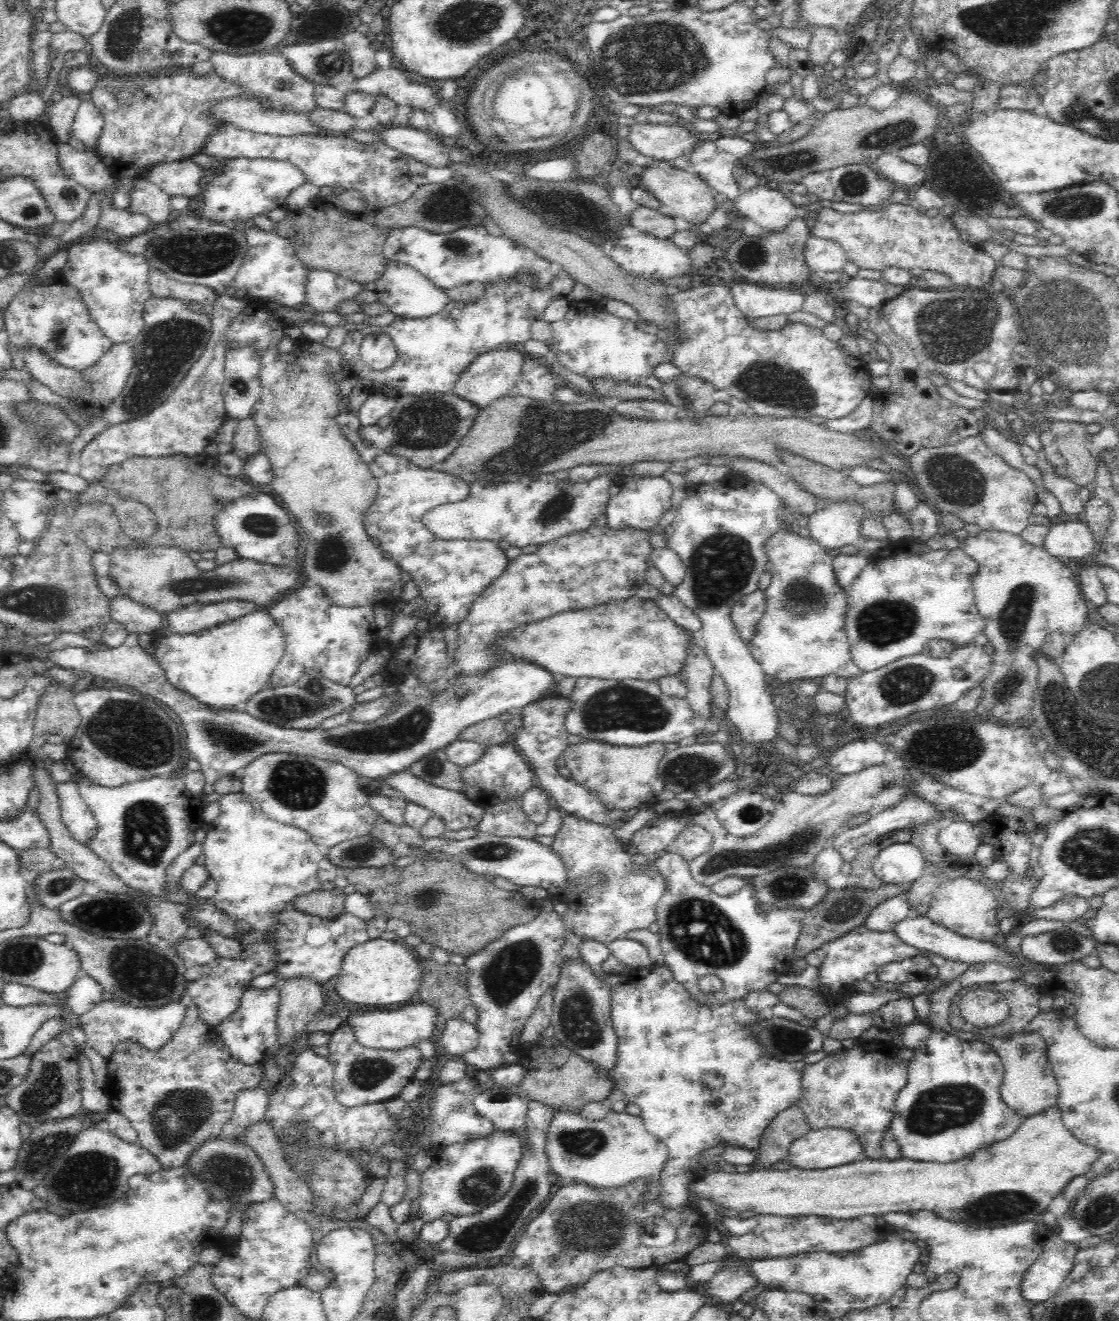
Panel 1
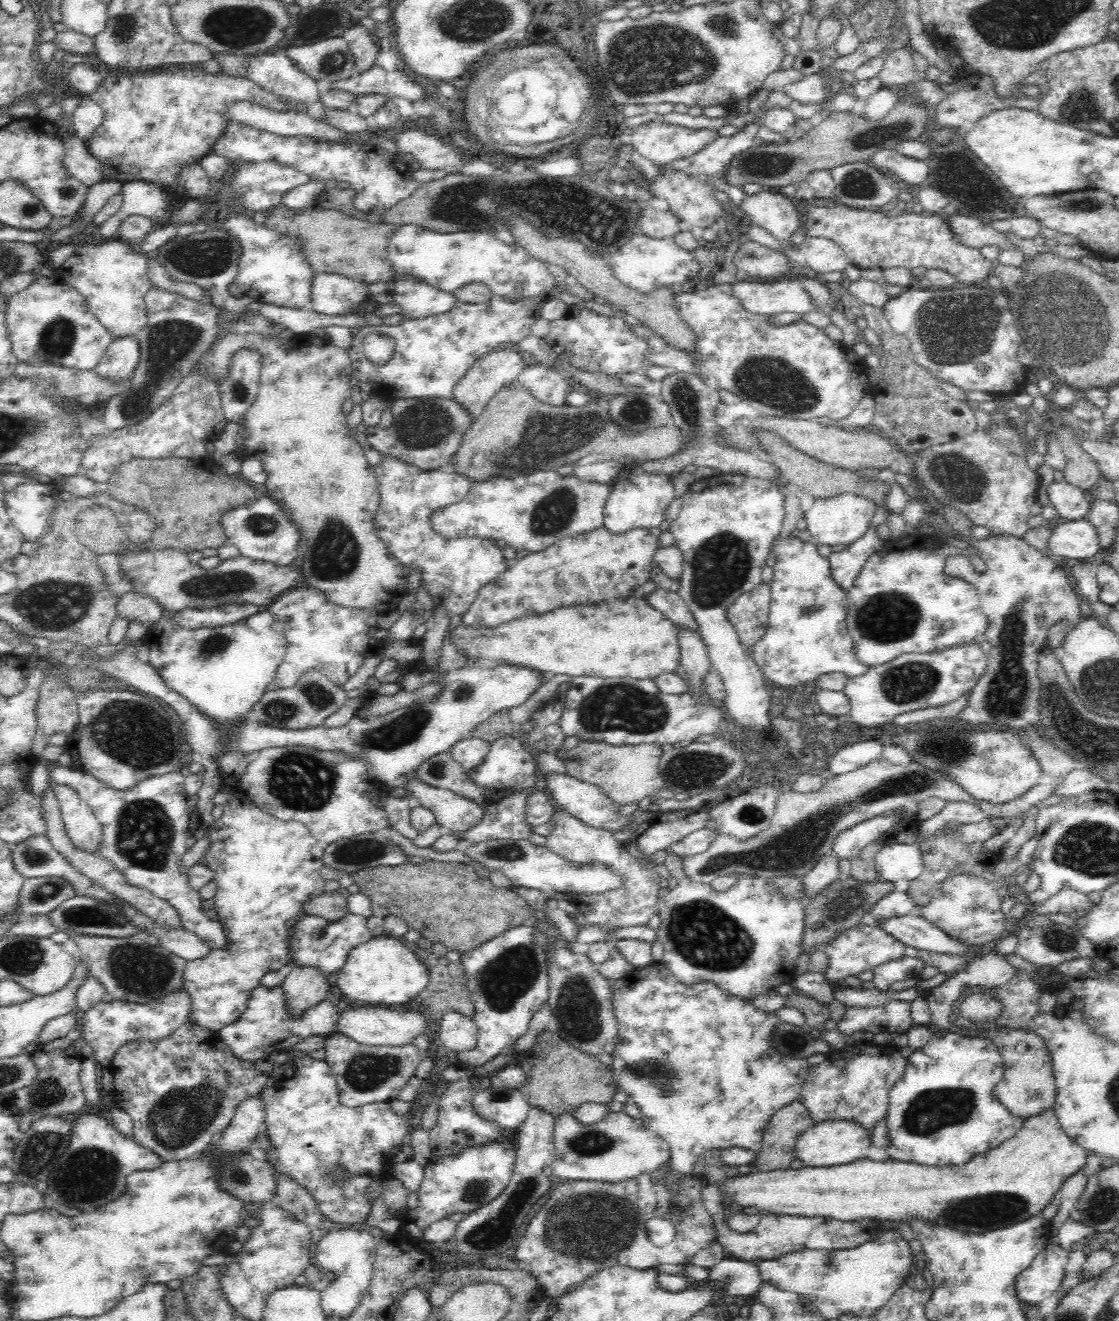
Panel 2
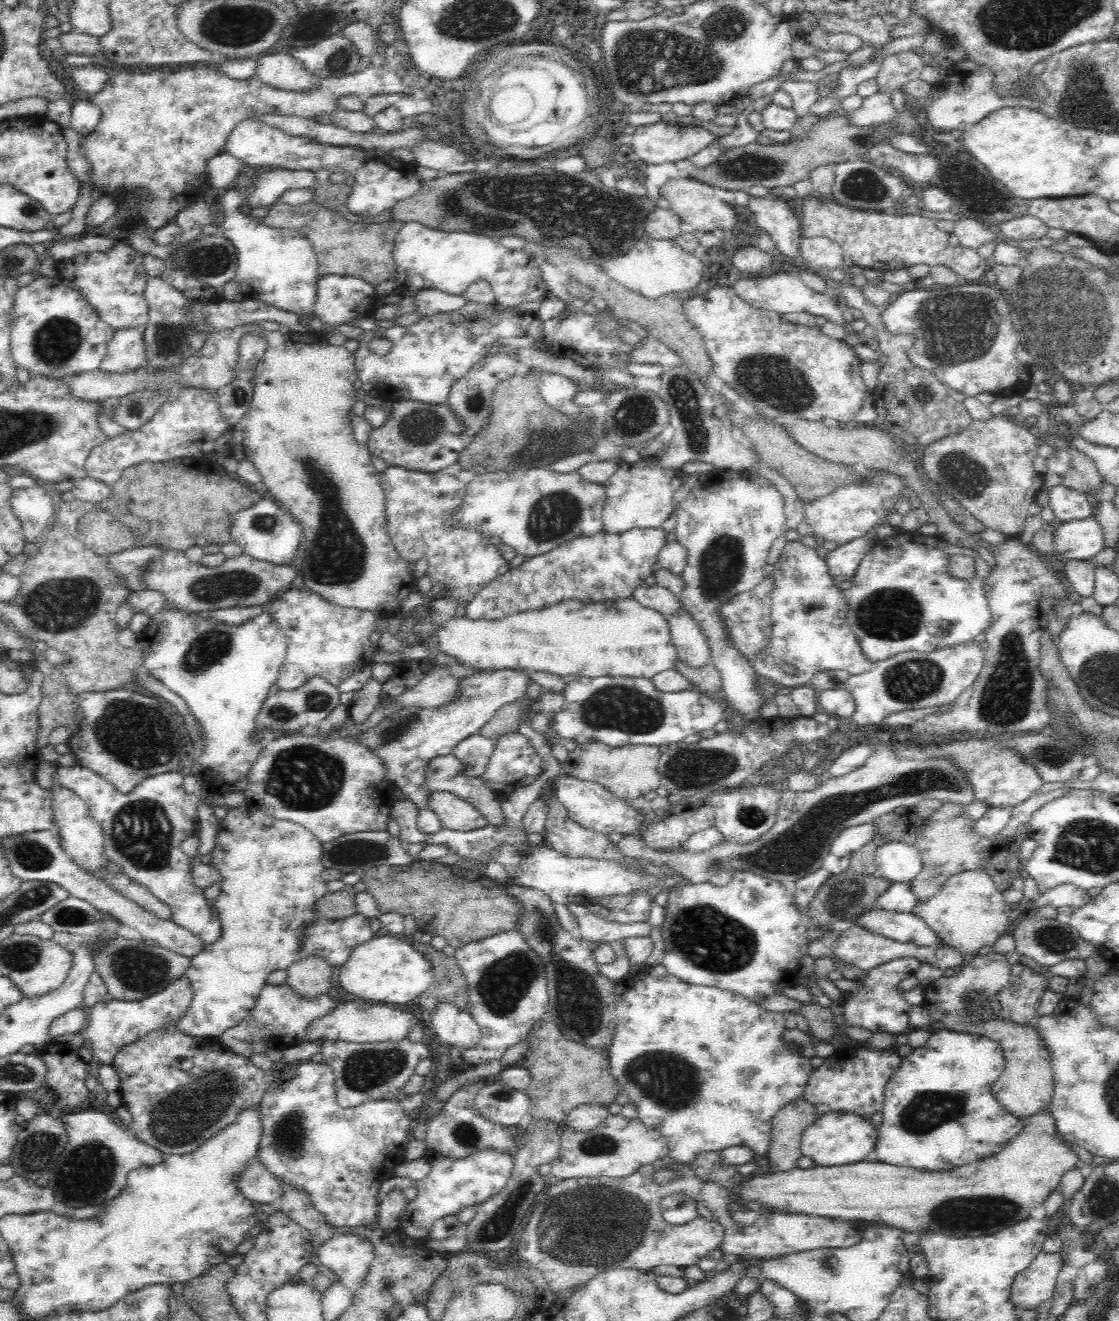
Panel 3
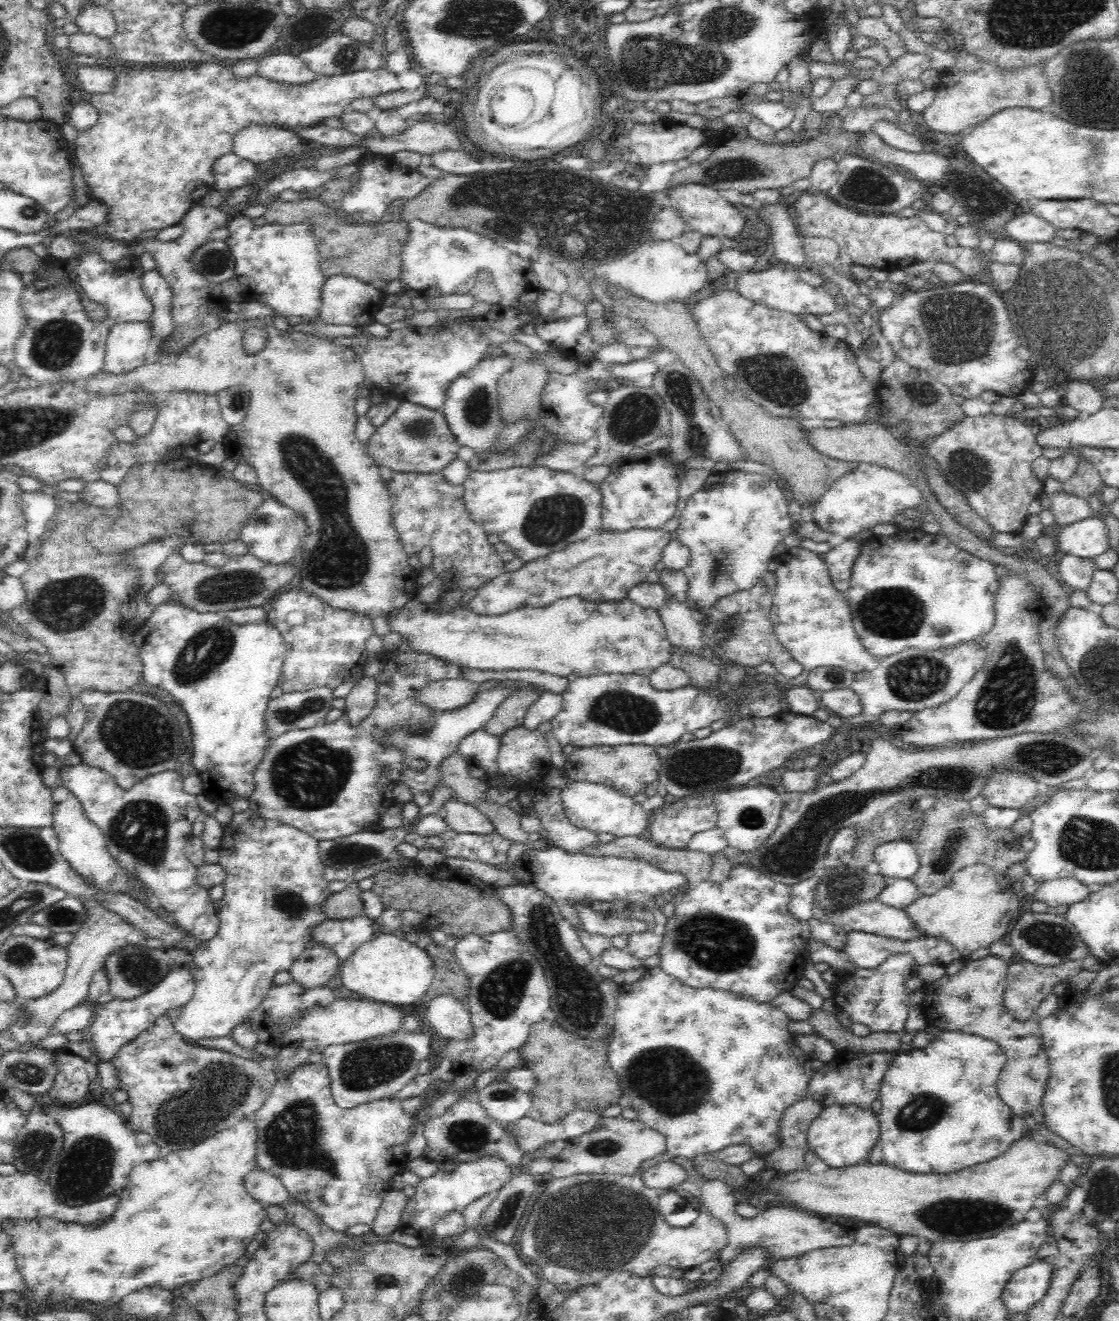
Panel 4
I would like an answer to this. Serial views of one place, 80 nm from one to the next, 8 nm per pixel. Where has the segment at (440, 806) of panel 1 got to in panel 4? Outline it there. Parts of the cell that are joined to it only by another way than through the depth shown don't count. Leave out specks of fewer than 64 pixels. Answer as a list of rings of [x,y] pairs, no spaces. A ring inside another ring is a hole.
[[[452,796],[442,804],[440,810],[447,829],[460,834],[494,833],[495,827],[487,816],[471,804],[460,802]]]

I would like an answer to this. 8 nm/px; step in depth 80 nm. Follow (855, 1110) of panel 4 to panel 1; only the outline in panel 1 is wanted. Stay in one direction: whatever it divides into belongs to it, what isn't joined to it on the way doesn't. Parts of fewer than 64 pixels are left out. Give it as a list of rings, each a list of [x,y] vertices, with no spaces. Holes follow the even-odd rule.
[[[844,1127],[809,1130],[788,1148],[787,1163],[800,1170],[832,1169],[862,1158],[856,1134]]]

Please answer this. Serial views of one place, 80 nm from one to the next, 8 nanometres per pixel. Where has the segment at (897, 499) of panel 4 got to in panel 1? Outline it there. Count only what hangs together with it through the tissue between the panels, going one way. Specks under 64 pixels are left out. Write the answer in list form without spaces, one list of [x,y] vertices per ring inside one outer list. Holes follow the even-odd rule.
[[[829,502],[809,516],[809,536],[828,550],[857,545],[860,541],[860,520],[867,515],[860,505]]]

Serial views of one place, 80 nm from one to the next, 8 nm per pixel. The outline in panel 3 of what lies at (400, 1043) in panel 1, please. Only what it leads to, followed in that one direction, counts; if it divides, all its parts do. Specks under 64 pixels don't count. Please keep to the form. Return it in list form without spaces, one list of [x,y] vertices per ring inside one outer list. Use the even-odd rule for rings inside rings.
[[[346,1002],[335,1006],[335,1009],[324,1018],[314,1021],[305,1036],[306,1042],[323,1044],[326,1040],[345,1040],[346,1042],[381,1043],[400,1042],[409,1038],[411,1030],[418,1025],[416,1018],[408,1012],[394,1010],[382,1004],[360,1004],[360,1002]]]

